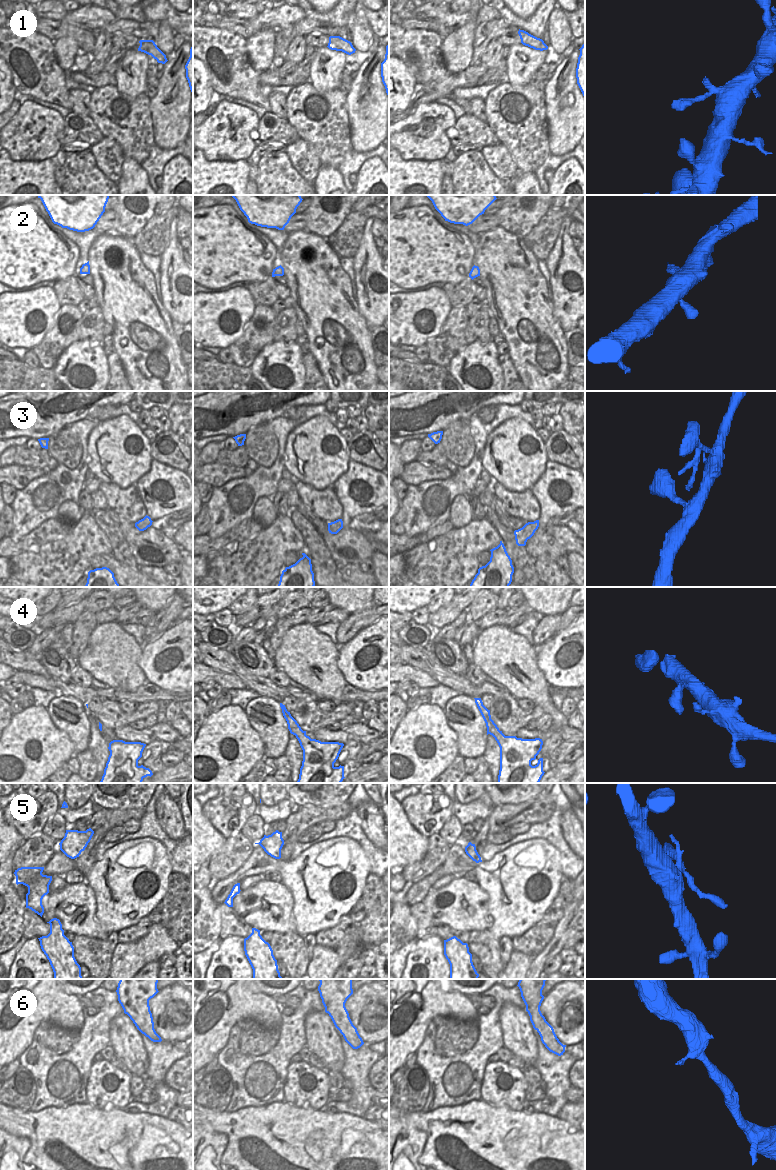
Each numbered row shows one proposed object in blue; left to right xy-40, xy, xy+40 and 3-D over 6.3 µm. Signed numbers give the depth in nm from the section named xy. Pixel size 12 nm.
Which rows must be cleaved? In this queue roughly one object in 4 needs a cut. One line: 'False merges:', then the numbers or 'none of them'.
False merges: 5

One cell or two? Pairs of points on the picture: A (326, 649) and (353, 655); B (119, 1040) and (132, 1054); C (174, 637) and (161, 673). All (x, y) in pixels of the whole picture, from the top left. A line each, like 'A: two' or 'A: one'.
A: two
B: one
C: one

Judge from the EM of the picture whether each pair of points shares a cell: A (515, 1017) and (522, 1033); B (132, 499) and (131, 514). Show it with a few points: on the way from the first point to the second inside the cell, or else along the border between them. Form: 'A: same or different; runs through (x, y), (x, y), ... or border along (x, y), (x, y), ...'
A: same; runs through (515, 1021), (518, 1029)
B: same; runs through (131, 503), (131, 510)

